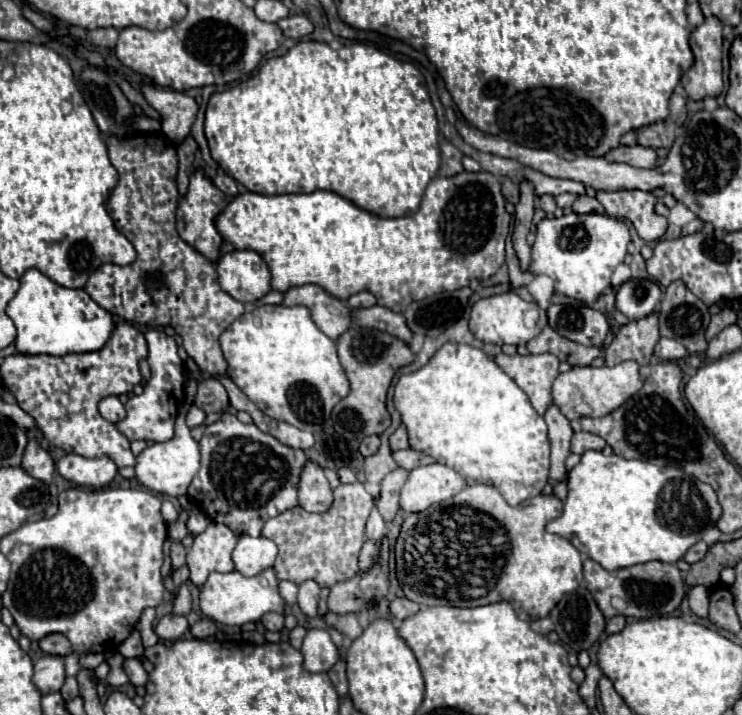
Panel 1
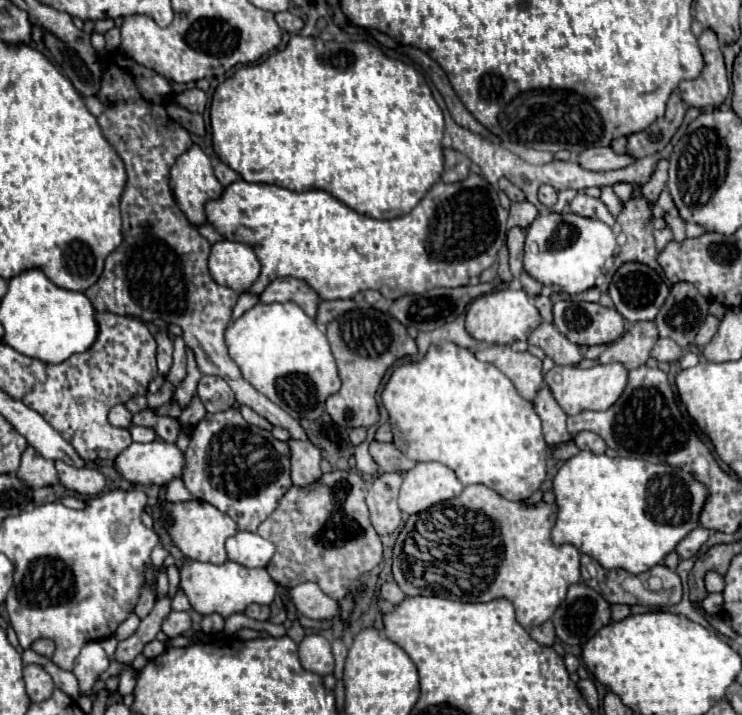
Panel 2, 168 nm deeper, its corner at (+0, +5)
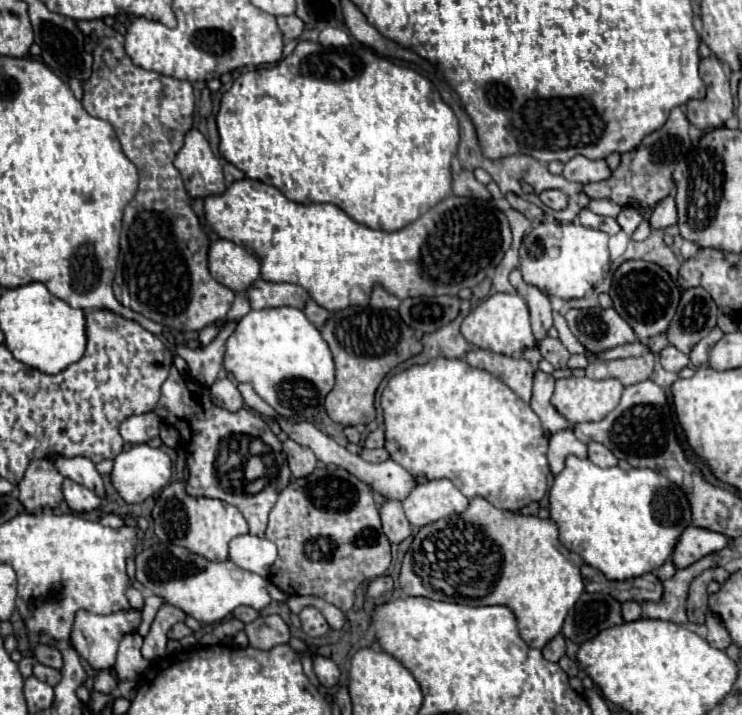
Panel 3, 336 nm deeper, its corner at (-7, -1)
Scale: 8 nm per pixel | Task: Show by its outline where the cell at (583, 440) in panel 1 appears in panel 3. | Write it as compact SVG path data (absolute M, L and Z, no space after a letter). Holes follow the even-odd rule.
M589 443L589 459L599 467L613 467L617 465L617 457L601 443Z

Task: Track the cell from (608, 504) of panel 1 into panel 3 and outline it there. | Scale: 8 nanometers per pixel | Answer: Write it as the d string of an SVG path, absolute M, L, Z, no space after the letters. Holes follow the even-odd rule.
M569 455L565 459L565 467L563 471L553 479L553 485L551 485L551 491L549 491L549 517L557 523L557 529L559 529L559 541L569 549L569 551L575 551L587 565L599 569L607 579L613 579L613 581L625 581L625 579L633 579L633 577L641 577L645 573L655 573L671 555L679 535L683 533L683 527L687 527L691 523L691 507L687 503L687 497L683 495L683 491L679 491L679 487L675 487L669 479L663 479L663 475L659 475L657 471L651 471L651 469L629 469L629 471L623 471L619 467L597 467L595 463L591 463L589 459L579 459L575 455Z

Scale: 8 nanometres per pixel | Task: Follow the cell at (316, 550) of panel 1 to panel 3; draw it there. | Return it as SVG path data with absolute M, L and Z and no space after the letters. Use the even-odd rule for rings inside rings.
M317 467L311 475L293 479L277 497L269 513L265 537L279 549L277 561L271 565L269 581L287 595L317 595L341 611L349 611L355 603L355 589L383 575L391 563L391 547L381 531L379 511L373 491L343 469Z

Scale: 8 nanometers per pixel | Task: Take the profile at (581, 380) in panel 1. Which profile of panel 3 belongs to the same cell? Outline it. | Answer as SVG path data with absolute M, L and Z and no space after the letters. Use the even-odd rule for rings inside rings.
M559 379L551 397L553 407L571 423L601 421L611 413L623 393L623 385L617 379Z

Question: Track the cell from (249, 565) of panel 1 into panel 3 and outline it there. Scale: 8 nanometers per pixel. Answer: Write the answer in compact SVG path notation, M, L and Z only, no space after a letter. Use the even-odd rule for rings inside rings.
M249 533L239 535L229 543L229 559L241 569L267 577L271 563L277 559L277 547L265 537L255 537Z

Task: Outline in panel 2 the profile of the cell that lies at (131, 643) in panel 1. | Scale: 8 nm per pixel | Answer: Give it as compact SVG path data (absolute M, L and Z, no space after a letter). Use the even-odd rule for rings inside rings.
M132 613L118 629L116 629L116 639L118 641L124 641L124 639L128 639L130 635L134 635L136 633L136 629L138 629L138 623L140 623L140 619L136 617L136 613Z

